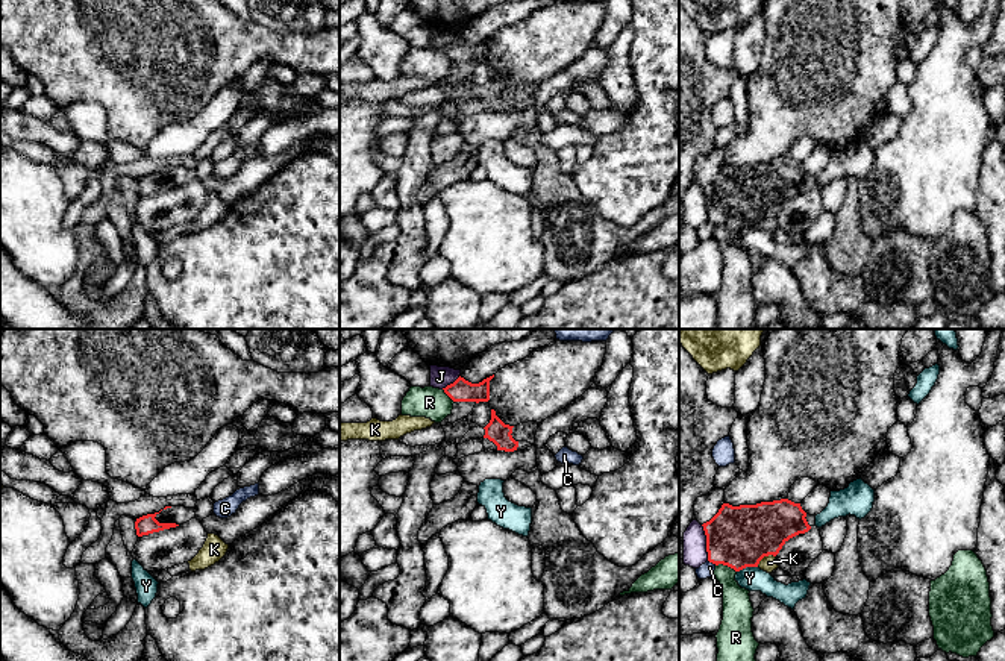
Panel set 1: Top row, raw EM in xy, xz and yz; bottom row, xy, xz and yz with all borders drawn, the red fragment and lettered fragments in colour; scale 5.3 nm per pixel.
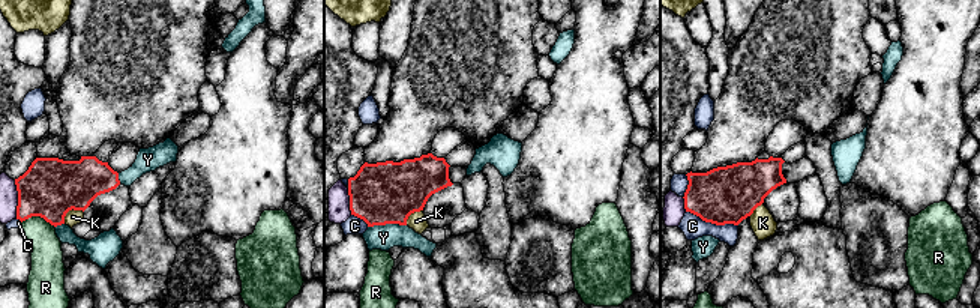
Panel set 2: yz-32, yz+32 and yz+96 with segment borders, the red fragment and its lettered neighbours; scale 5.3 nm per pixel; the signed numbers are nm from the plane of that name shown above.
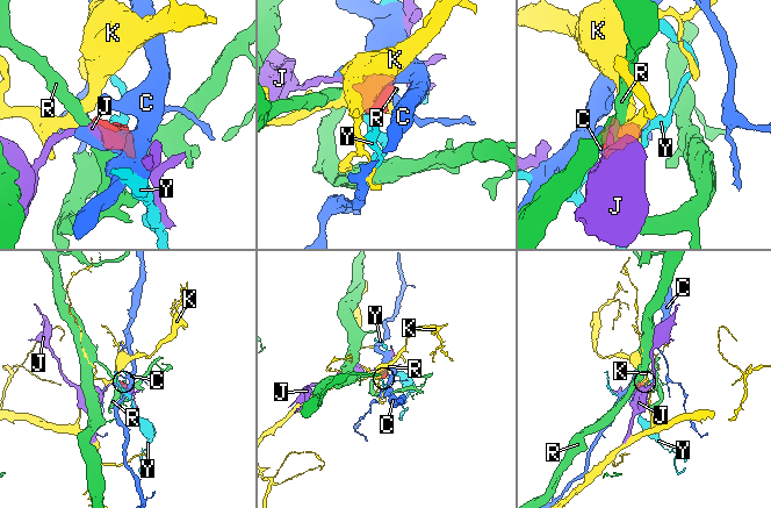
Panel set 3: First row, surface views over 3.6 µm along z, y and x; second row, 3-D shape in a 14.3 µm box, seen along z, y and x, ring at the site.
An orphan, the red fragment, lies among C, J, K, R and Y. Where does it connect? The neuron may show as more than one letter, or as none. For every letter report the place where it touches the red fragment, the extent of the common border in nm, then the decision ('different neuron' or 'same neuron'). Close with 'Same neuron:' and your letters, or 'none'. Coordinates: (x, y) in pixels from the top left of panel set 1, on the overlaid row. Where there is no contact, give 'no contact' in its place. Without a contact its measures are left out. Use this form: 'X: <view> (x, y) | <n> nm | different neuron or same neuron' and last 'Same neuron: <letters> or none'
C: yz (713, 563) | 50 nm | different neuron
J: yz (707, 543) | 200 nm | different neuron
K: yz (764, 555) | 120 nm | different neuron
R: yz (726, 564) | 120 nm | different neuron
Y: yz (746, 566) | 120 nm | different neuron
Same neuron: none

